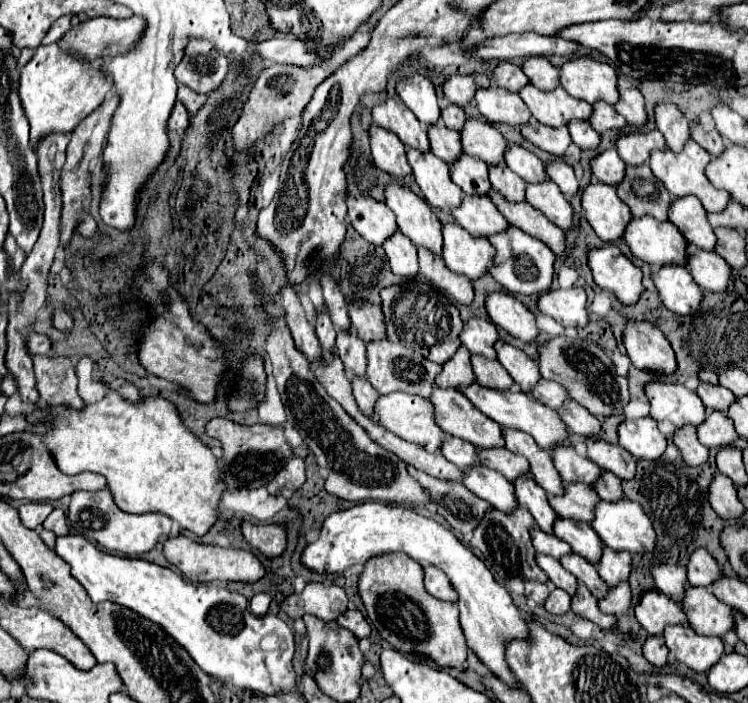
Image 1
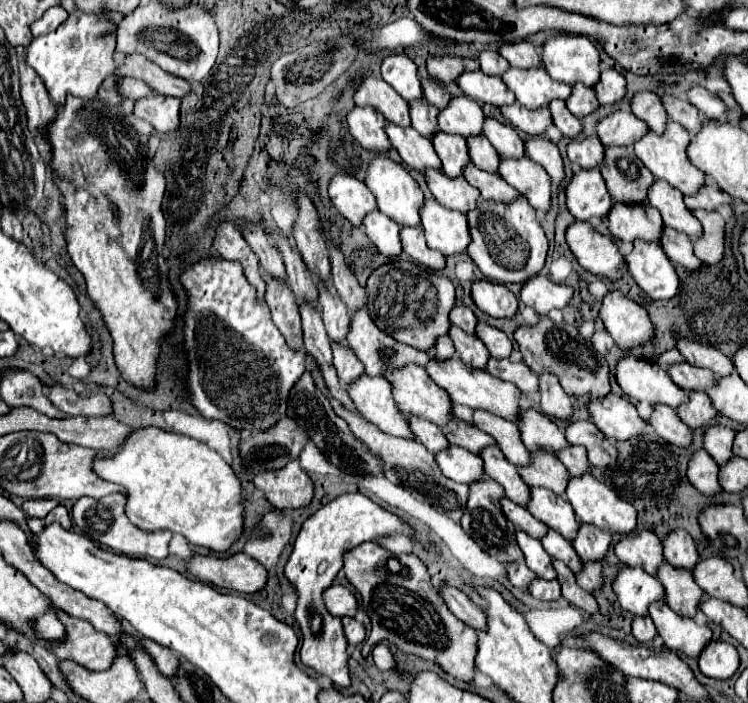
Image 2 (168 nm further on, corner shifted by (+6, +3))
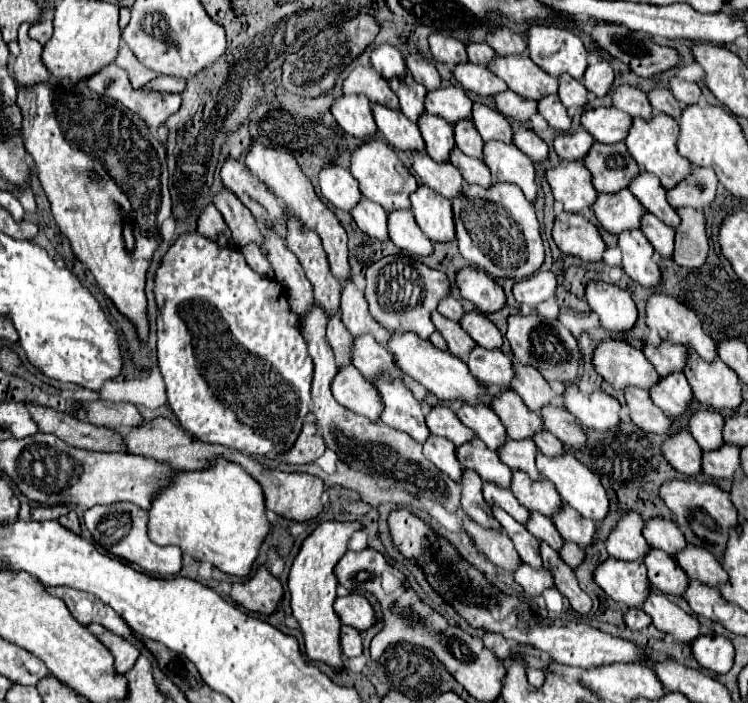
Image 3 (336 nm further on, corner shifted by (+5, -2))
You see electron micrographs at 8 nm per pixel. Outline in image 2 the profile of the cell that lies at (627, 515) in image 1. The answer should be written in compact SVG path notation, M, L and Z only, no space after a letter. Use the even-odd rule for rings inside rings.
M585 473L581 477L569 477L567 487L565 487L565 497L573 505L575 515L585 523L593 523L601 529L611 529L611 531L623 533L623 535L631 533L635 529L637 511L633 511L633 507L629 503L625 503L623 499L617 499L617 495L613 495L613 491L609 491L609 487L599 483L589 473Z

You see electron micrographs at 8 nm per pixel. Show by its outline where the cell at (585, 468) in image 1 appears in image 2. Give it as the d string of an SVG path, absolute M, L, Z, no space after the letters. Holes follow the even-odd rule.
M523 409L517 419L517 427L521 433L521 441L529 451L545 449L545 451L559 451L561 447L567 447L567 439L563 431L543 413L537 409Z

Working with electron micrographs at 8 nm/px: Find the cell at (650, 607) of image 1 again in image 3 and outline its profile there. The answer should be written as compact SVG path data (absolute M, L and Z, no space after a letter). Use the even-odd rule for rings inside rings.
M608 558L594 572L594 582L616 602L628 608L642 608L652 588L646 566L640 562L624 562Z

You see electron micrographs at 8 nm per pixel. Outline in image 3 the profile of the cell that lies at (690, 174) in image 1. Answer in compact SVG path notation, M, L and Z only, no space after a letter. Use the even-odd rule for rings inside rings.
M656 114L650 122L644 122L642 118L634 118L628 138L626 138L626 146L632 158L638 162L640 170L656 174L662 186L668 190L674 188L674 184L680 184L692 172L692 164L686 158L678 156L676 142L678 142L678 122L666 114Z

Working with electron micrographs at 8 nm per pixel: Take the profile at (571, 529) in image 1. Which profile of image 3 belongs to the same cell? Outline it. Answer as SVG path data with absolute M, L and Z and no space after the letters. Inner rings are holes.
M514 472L510 490L518 498L518 502L526 506L530 512L540 512L552 518L552 514L562 508L562 498L548 480L534 482L524 472Z

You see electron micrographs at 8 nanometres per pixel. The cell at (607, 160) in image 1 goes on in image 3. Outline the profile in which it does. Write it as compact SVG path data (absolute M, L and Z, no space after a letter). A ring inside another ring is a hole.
M578 128L576 132L570 134L560 134L554 140L554 148L558 156L568 162L584 160L586 152L590 150L590 144L594 144L594 138L584 128Z

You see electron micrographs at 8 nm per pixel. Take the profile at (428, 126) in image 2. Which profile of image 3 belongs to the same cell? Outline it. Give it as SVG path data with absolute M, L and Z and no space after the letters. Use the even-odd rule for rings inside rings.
M412 76L406 78L394 78L390 82L394 94L400 100L400 110L402 114L410 120L410 122L418 122L418 118L426 112L424 108L424 98L426 98L426 88L422 88L422 84L414 82Z

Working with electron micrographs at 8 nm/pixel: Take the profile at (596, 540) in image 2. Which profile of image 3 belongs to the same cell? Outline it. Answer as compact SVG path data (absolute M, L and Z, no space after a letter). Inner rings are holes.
M564 504L562 512L554 514L552 520L554 520L554 524L556 524L556 528L558 528L558 532L560 532L560 536L564 540L572 540L580 548L586 548L586 546L590 546L594 542L594 534L596 534L594 522L582 518L568 504Z

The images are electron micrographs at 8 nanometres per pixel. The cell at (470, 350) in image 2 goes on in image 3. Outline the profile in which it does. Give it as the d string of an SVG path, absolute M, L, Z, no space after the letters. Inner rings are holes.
M434 312L432 314L432 322L436 326L436 330L444 336L446 344L448 344L448 350L458 356L460 360L466 360L466 356L474 350L476 342L462 330L462 326L458 322L452 322L452 320L446 320L442 314Z

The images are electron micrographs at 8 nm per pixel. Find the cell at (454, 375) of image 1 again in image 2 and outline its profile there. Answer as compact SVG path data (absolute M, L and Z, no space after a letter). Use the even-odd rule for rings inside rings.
M441 335L437 341L435 341L435 357L437 359L449 359L455 355L455 347L449 339L449 335Z

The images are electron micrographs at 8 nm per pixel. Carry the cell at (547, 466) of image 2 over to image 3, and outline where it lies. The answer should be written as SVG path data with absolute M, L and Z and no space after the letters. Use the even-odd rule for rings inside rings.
M526 438L526 440L508 440L500 450L498 456L500 460L510 468L510 470L520 470L526 472L532 480L544 480L542 474L536 468L536 454L538 448L534 444L534 440Z

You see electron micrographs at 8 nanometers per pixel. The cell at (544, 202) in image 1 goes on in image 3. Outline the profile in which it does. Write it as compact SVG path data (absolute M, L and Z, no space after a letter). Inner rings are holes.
M486 142L484 144L484 162L492 172L494 182L510 182L522 188L524 196L534 202L538 194L534 162L522 154L516 146L504 142Z

